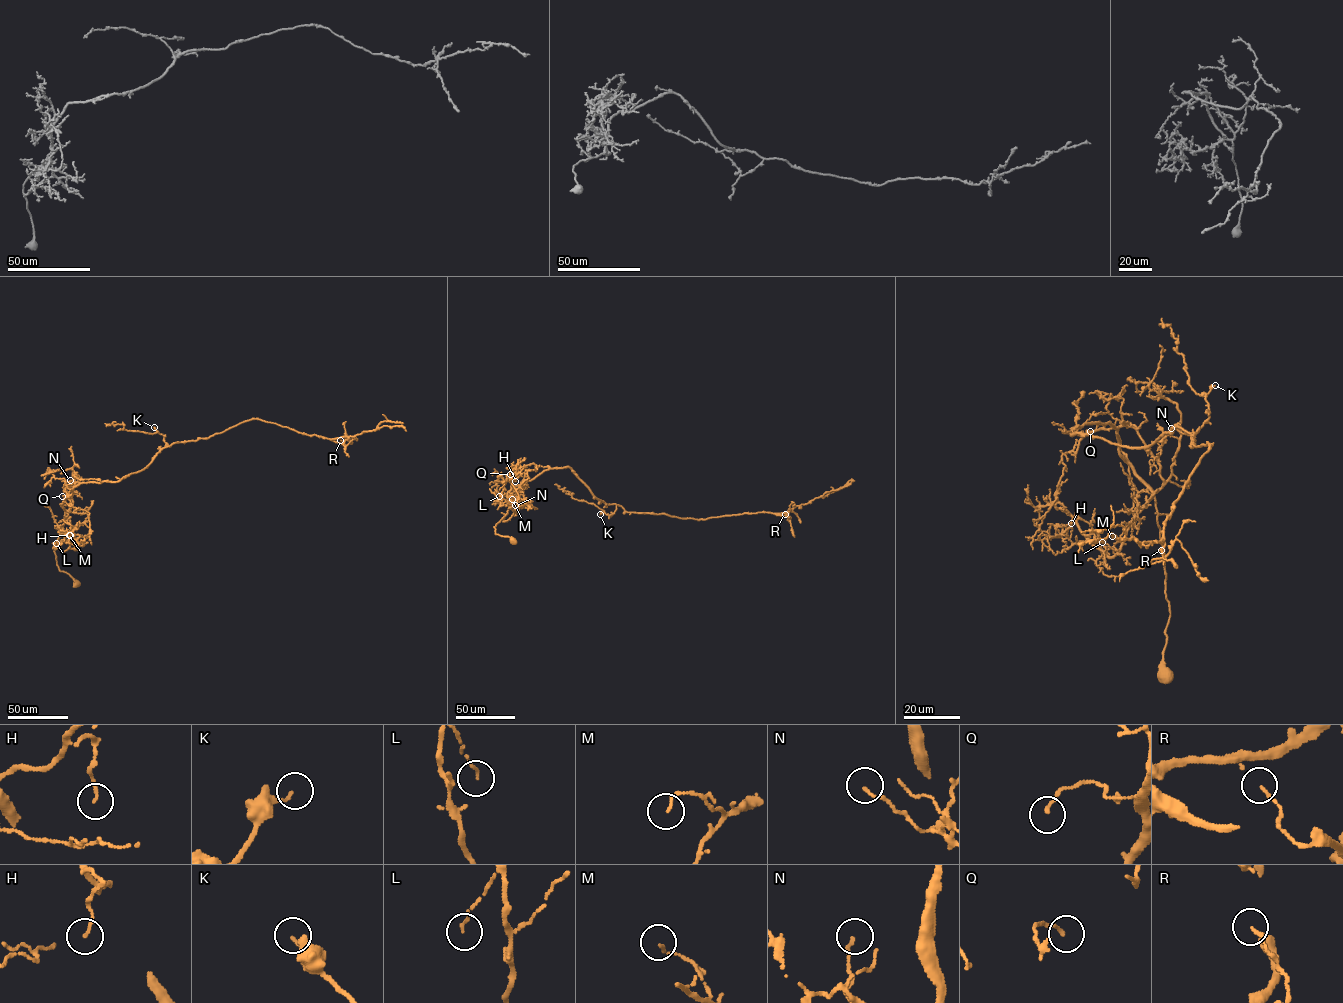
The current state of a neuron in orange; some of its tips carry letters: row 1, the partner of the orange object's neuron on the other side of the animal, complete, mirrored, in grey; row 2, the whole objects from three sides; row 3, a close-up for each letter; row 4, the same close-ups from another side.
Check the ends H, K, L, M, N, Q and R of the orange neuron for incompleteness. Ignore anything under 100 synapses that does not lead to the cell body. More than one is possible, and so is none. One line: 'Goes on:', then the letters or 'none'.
Goes on: R

